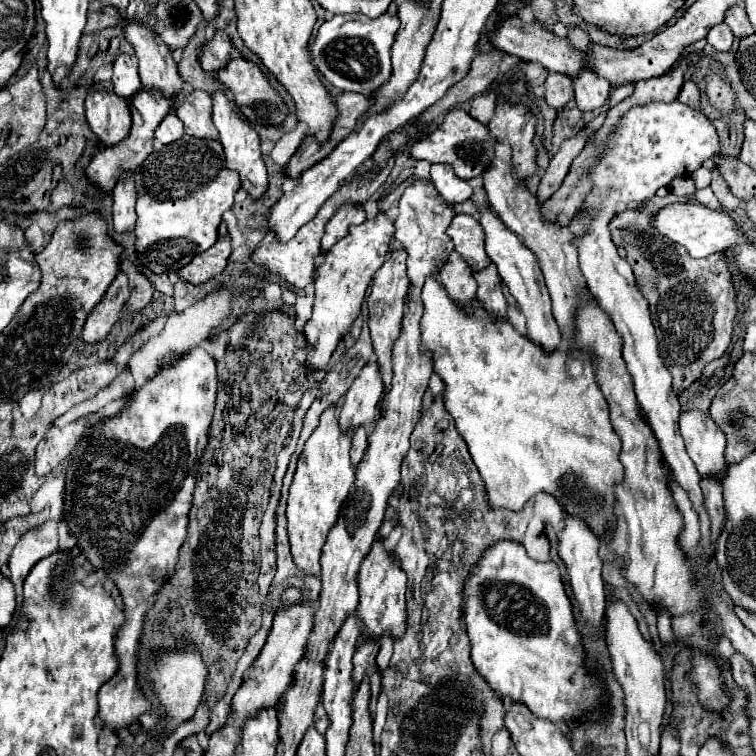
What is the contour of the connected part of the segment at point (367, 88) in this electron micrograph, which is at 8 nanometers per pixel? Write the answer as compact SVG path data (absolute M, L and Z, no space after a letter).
M359 13L359 15L353 15L349 21L347 21L347 15L335 15L333 19L325 21L317 31L315 43L311 47L313 65L319 69L319 73L325 77L327 83L339 87L341 91L357 91L363 95L371 95L391 77L391 45L395 43L397 29L399 29L399 19L389 13L383 13L377 19L369 19Z

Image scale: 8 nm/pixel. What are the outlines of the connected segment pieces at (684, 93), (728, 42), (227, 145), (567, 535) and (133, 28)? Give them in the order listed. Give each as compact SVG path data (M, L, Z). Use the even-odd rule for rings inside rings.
M685 81L685 83L683 83L683 89L679 91L677 101L681 101L681 103L685 103L685 101L687 101L687 105L689 105L689 107L699 109L699 97L701 97L699 87L697 87L693 81Z
M725 23L713 27L705 39L707 39L707 45L711 45L715 51L729 51L733 45L733 33L729 33Z
M217 91L213 95L213 125L219 131L219 141L221 141L223 151L225 151L225 165L227 165L227 169L235 169L239 173L241 187L247 191L247 195L251 199L261 199L263 193L269 187L269 181L267 181L267 167L265 167L265 163L261 159L259 135L257 135L257 131L251 125L247 125L233 111L233 105L225 97L225 93L221 93L221 91Z
M563 511L563 529L557 533L557 539L559 539L557 553L567 567L569 583L571 583L571 589L575 593L575 599L579 601L581 615L589 625L599 625L605 617L605 583L603 583L603 577L601 577L603 561L599 557L601 541L589 529L589 525L585 521L581 521L581 517L573 517L565 511Z
M125 25L125 37L135 47L143 89L155 89L163 97L175 99L181 93L183 81L165 45L143 25Z

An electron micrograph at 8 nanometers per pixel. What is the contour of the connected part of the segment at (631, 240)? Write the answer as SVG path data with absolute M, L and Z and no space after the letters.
M625 209L617 213L611 223L611 239L617 247L625 249L625 261L631 265L633 275L637 279L637 287L643 293L643 297L649 301L651 309L651 319L657 331L659 339L659 355L667 369L673 375L673 391L681 393L685 391L693 381L701 377L701 371L705 365L711 361L719 359L731 345L731 335L733 335L733 321L737 315L737 305L735 305L735 293L733 293L733 281L729 273L729 263L723 253L715 253L703 259L693 259L685 249L669 239L663 239L653 227L649 217L653 217L655 211L649 209Z

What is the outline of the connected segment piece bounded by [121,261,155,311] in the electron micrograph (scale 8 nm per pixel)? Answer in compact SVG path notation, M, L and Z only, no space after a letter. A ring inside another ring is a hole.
M123 261L123 263L121 263L121 271L127 273L127 277L129 277L129 287L131 287L131 297L129 297L129 301L125 303L125 309L129 309L129 311L141 311L141 309L151 301L155 289L153 289L153 285L149 283L149 279L143 277L143 275L137 271L137 267L131 265L129 261Z

